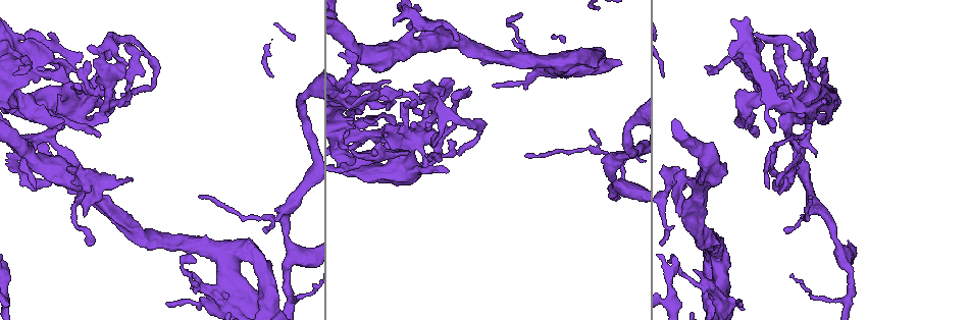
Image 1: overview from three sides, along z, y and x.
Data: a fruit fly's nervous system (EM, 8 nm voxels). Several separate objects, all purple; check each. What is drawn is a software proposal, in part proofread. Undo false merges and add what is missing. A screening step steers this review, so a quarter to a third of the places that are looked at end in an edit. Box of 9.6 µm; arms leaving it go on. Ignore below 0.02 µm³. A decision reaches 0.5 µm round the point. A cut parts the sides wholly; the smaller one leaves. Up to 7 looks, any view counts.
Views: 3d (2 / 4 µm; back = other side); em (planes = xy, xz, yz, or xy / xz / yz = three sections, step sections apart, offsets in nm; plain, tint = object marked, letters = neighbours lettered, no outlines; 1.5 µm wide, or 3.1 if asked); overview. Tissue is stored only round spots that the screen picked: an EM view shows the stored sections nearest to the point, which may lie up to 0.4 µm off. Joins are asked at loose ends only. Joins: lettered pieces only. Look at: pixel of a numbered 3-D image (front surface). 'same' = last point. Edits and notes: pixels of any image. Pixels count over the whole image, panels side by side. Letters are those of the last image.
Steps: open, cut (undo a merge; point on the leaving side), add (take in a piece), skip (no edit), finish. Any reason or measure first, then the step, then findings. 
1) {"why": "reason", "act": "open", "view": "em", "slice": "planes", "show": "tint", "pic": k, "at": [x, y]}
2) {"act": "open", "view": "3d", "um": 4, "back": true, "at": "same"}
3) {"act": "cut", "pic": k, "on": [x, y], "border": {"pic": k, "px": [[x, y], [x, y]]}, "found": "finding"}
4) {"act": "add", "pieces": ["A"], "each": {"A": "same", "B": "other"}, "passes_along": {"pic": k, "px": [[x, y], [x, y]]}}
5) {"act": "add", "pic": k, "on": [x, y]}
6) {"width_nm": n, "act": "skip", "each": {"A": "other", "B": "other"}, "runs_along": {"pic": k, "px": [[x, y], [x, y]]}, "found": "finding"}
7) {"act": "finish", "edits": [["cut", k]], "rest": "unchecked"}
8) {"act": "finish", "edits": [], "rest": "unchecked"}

{"why": "thick turns thin", "act": "open", "view": "3d", "um": 4, "pic": 1, "at": [200, 287]}

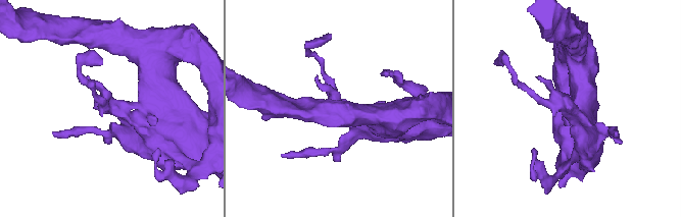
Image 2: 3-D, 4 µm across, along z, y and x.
{"why": "shape alone is not enough", "act": "open", "view": "em", "slice": "yz", "step": 8, "show": "tint", "pic": 2, "at": [566, 103]}

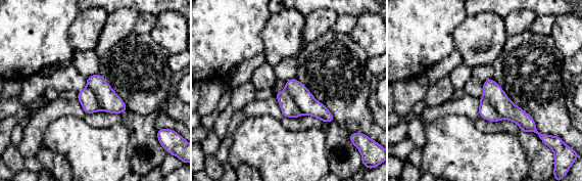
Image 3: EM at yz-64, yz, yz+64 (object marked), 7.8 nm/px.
{"act": "open", "view": "em", "slice": "planes", "show": "letters", "at": "same"}

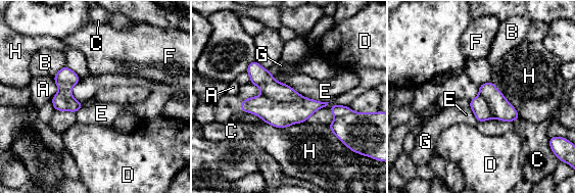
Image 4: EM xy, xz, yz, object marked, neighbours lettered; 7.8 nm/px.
{"width_nm": 90, "act": "skip", "each": {"A": "other", "B": "other", "C": "other", "D": "other", "E": "other", "F": "other", "G": "other", "H": "other"}, "border": {"pic": 4, "px": [[329, 102], [300, 123], [265, 123]]}, "found": "continuous, no second neuron"}

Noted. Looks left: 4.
{"why": "abrupt turn", "act": "open", "view": "3d", "um": 2, "pic": 1, "at": [297, 299]}

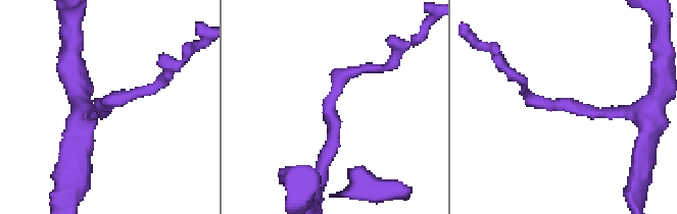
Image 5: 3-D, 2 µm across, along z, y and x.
{"why": "shape alone is not enough", "act": "open", "view": "em", "slice": "planes", "show": "tint", "pic": 5, "at": [339, 83]}

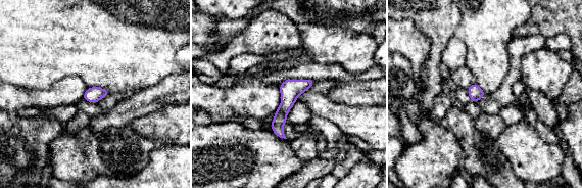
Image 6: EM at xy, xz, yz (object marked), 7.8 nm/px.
{"act": "open", "view": "em", "slice": "planes", "show": "letters", "at": "same"}

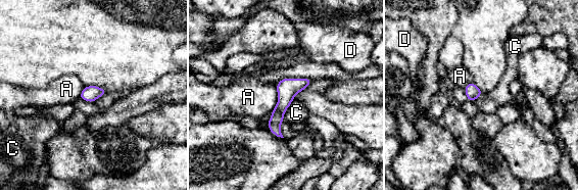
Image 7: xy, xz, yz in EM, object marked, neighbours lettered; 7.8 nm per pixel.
{"width_nm": 110, "longest_contact_nm": ["A", 220], "act": "skip", "each": {"A": "other", "C": "other", "D": "other"}, "found": "one neuron here"}

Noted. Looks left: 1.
{"why": "an open end", "act": "open", "view": "em", "slice": "planes", "show": "letters", "pic": 1, "at": [782, 97]}

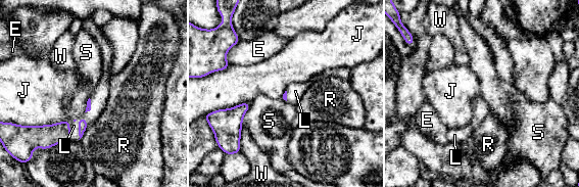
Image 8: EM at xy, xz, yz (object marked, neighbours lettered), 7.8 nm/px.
{"act": "add", "pieces": ["L"], "each": {"E": "other", "J": "other", "L": "same", "R": "other", "S": "other", "W": "other"}, "passes_along": {"pic": 8, "px": [[83, 125], [79, 129], [74, 126]]}, "found": "the neuron continues"}

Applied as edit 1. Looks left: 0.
{"act": "finish", "edits": [["add", 8]], "rest": "unchecked"}

